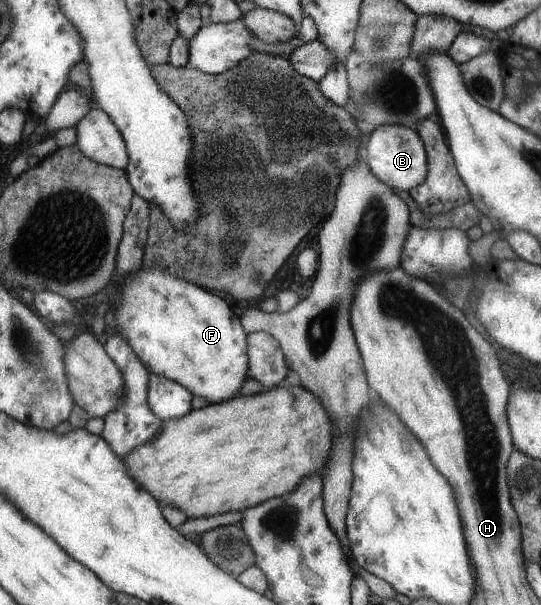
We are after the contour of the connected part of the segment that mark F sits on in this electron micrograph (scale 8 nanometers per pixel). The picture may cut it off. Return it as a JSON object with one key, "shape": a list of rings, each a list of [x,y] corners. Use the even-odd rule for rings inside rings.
{"shape":[[[142,269],[128,276],[120,283],[122,287],[110,295],[116,299],[116,323],[120,327],[120,337],[128,341],[134,355],[140,359],[149,373],[156,373],[170,381],[177,381],[187,387],[194,396],[213,403],[224,403],[240,395],[242,383],[249,378],[249,343],[247,331],[241,319],[226,305],[226,300],[204,291],[203,286],[186,279],[180,279],[162,269]]]}

